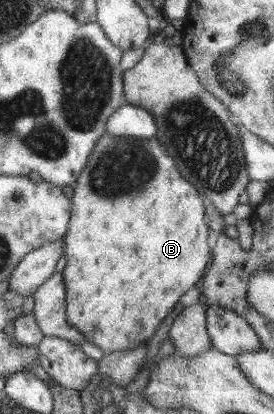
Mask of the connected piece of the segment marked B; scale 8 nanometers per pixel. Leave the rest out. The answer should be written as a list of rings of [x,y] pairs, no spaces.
[[[107,132],[96,140],[83,170],[72,184],[70,220],[62,237],[66,264],[61,276],[64,284],[66,320],[79,330],[85,341],[104,350],[138,348],[155,332],[210,262],[207,224],[203,221],[203,198],[185,182],[171,156],[159,142],[134,137],[111,137]]]

